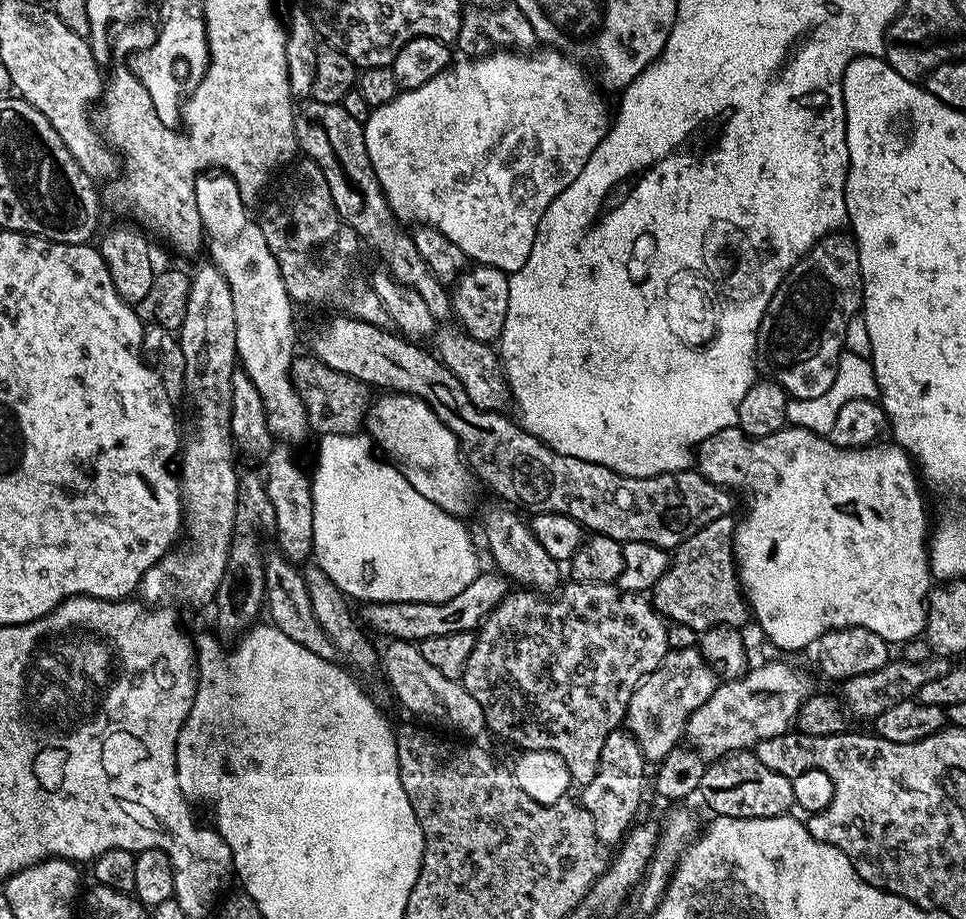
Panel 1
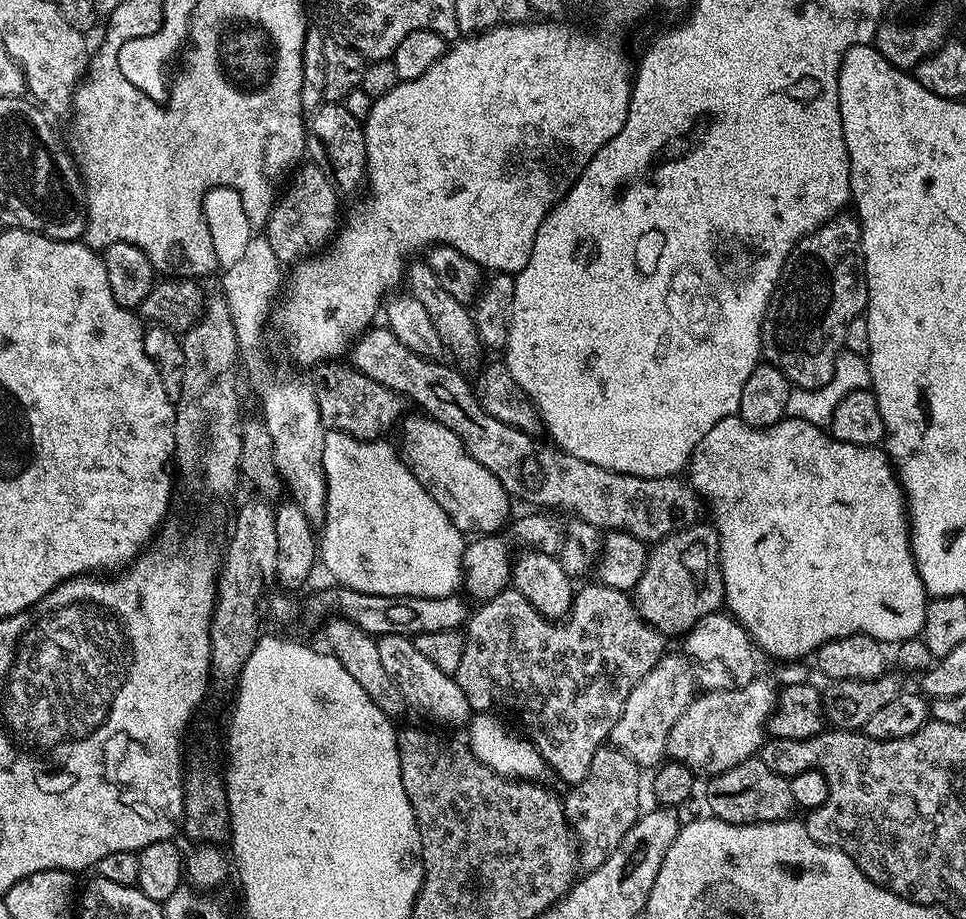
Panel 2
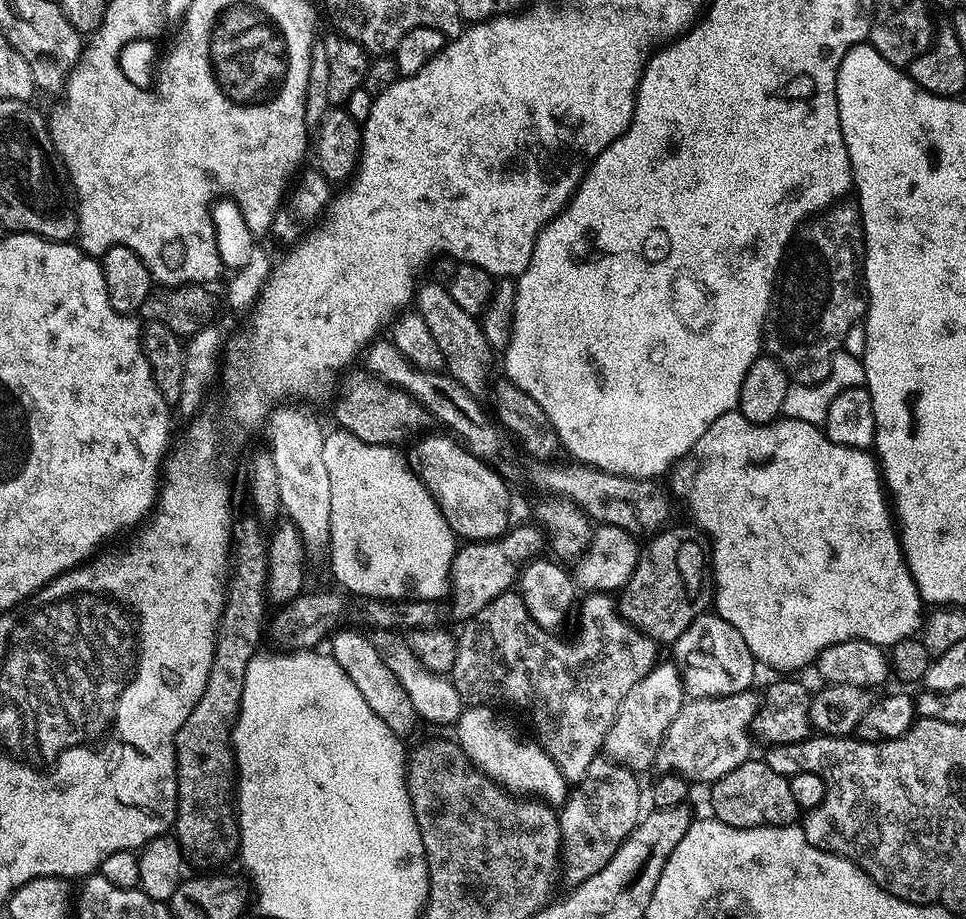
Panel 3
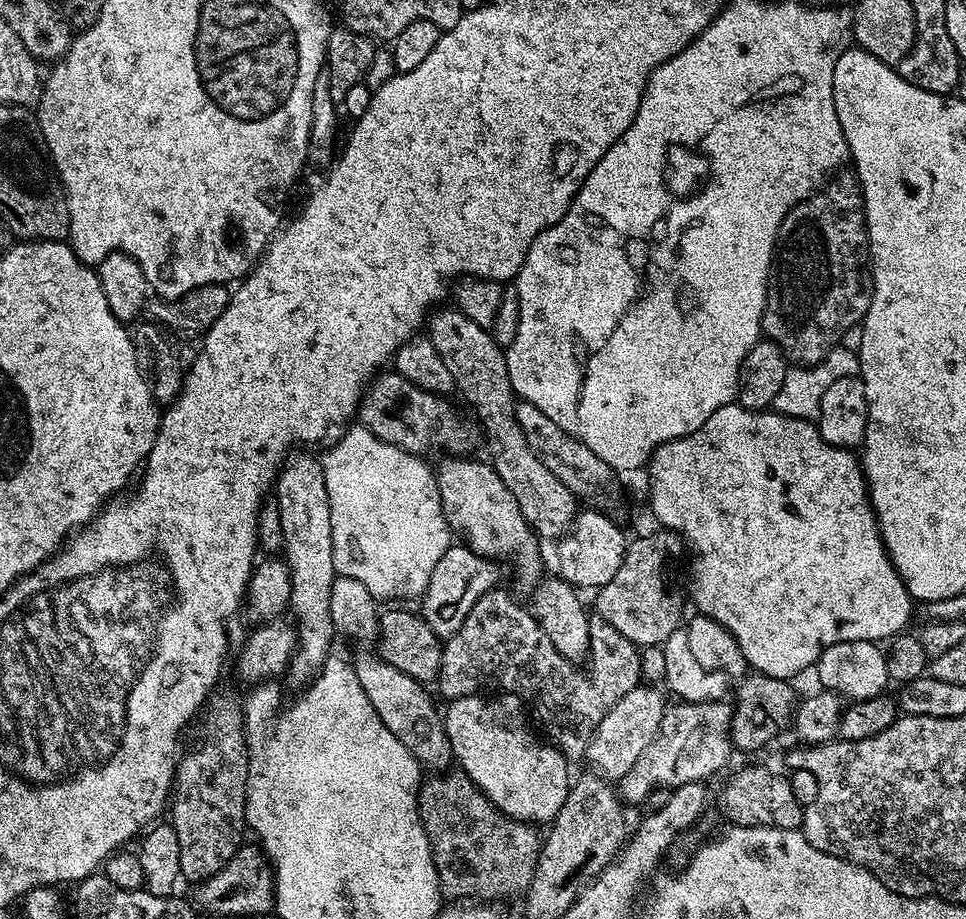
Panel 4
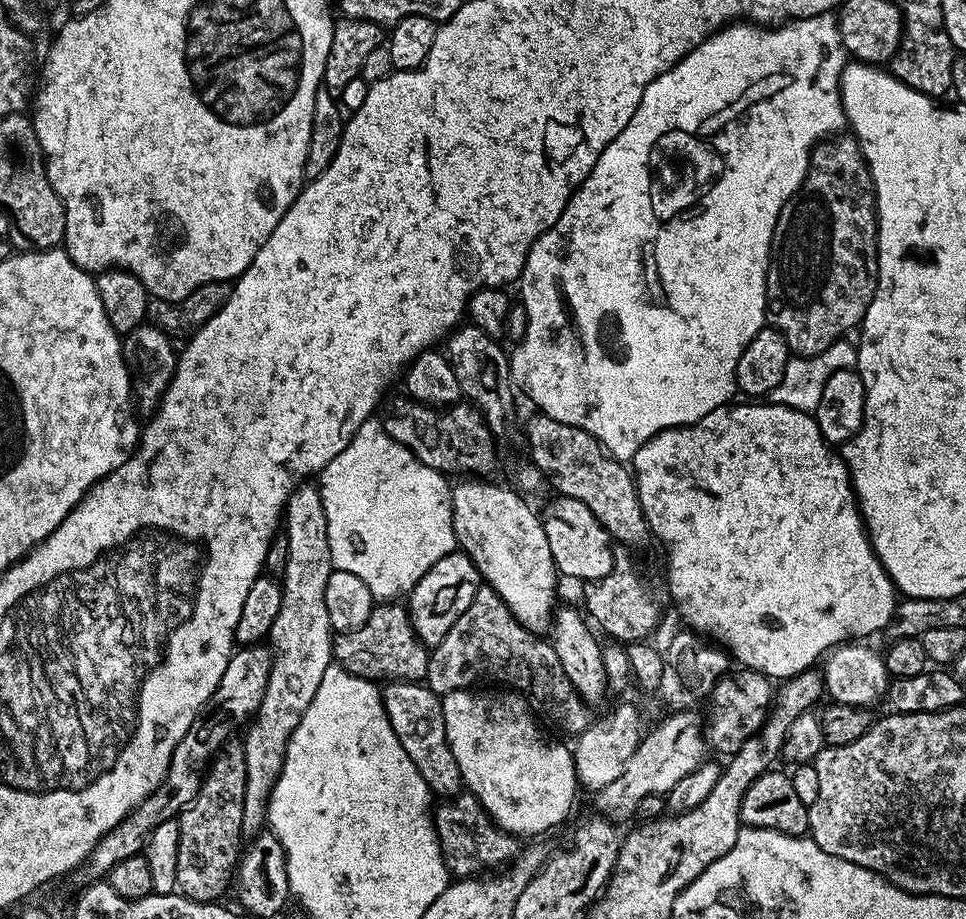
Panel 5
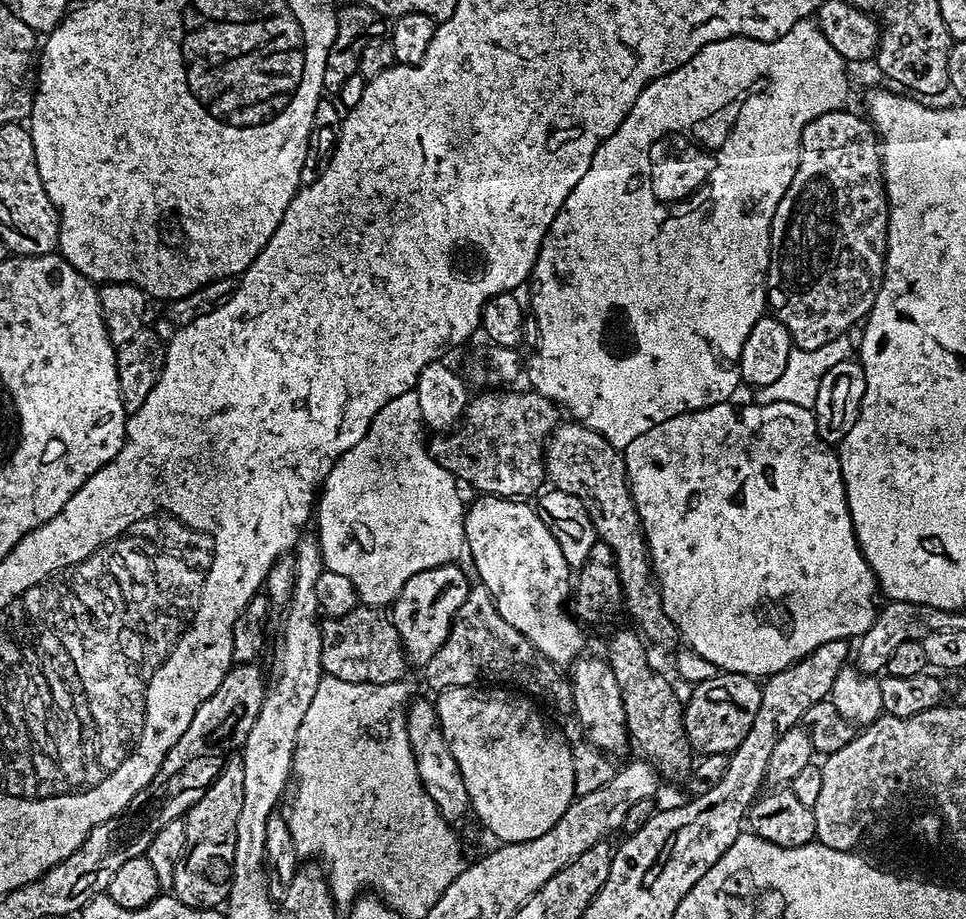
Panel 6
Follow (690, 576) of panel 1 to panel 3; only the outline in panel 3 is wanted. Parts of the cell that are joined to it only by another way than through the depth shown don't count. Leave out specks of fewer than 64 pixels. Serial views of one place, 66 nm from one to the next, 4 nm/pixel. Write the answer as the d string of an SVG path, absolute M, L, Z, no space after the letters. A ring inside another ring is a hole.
M672 527L657 531L649 539L653 540L640 548L634 574L630 574L618 596L621 616L660 646L675 644L682 630L686 630L686 626L690 626L692 619L698 615L698 608L692 605L692 596L684 585L683 574L680 573L680 556L688 556L688 568L696 576L706 572L706 565L710 560L705 541L695 527Z

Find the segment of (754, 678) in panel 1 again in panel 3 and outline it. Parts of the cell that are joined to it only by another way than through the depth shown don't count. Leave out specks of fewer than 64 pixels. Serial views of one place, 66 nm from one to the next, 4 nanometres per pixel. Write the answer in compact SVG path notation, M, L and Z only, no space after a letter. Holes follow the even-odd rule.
M749 690L705 700L692 698L685 702L674 722L670 722L664 741L656 751L655 771L683 776L689 782L697 780L708 786L730 774L730 770L742 766L742 762L750 758L748 736L750 740L752 719L758 707L758 696L754 693Z

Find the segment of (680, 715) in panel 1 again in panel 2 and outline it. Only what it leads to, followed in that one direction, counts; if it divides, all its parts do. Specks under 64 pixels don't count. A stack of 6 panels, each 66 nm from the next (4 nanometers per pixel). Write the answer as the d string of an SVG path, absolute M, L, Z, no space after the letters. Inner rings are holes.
M665 654L656 663L654 670L650 670L650 674L646 674L646 678L642 678L642 682L634 686L634 690L630 690L630 698L626 698L626 706L622 706L618 722L614 722L611 743L618 750L625 752L636 763L637 768L655 769L665 759L674 722L682 718L697 688L687 659L680 654Z

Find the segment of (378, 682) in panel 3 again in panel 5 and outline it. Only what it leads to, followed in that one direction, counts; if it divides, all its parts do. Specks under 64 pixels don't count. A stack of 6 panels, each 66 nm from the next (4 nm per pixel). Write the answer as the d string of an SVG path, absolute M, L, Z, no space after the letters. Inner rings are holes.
M397 680L383 685L384 709L390 718L390 726L394 734L398 734L398 742L402 742L402 750L410 754L410 762L418 766L418 774L426 782L429 793L440 795L440 798L451 798L461 791L464 779L458 766L458 758L454 758L454 750L450 750L450 742L446 738L446 718L442 714L442 699L435 696L427 683Z

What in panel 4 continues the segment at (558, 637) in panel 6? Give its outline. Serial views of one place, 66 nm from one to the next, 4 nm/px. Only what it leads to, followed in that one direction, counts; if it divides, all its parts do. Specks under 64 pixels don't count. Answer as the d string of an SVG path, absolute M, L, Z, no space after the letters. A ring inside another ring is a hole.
M445 455L440 465L435 465L434 475L442 502L444 517L449 529L472 552L485 558L516 556L516 576L527 590L535 589L542 579L540 573L541 541L533 532L528 520L519 509L514 495L495 472L491 463L476 458Z

